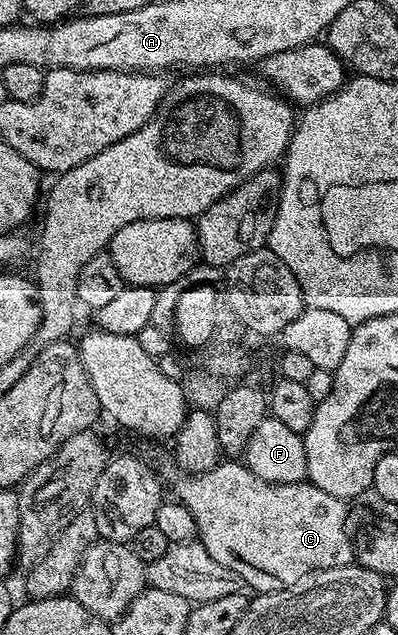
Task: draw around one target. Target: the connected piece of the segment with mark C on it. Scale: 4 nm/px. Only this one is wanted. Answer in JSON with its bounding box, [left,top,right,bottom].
[173,459,355,593]

